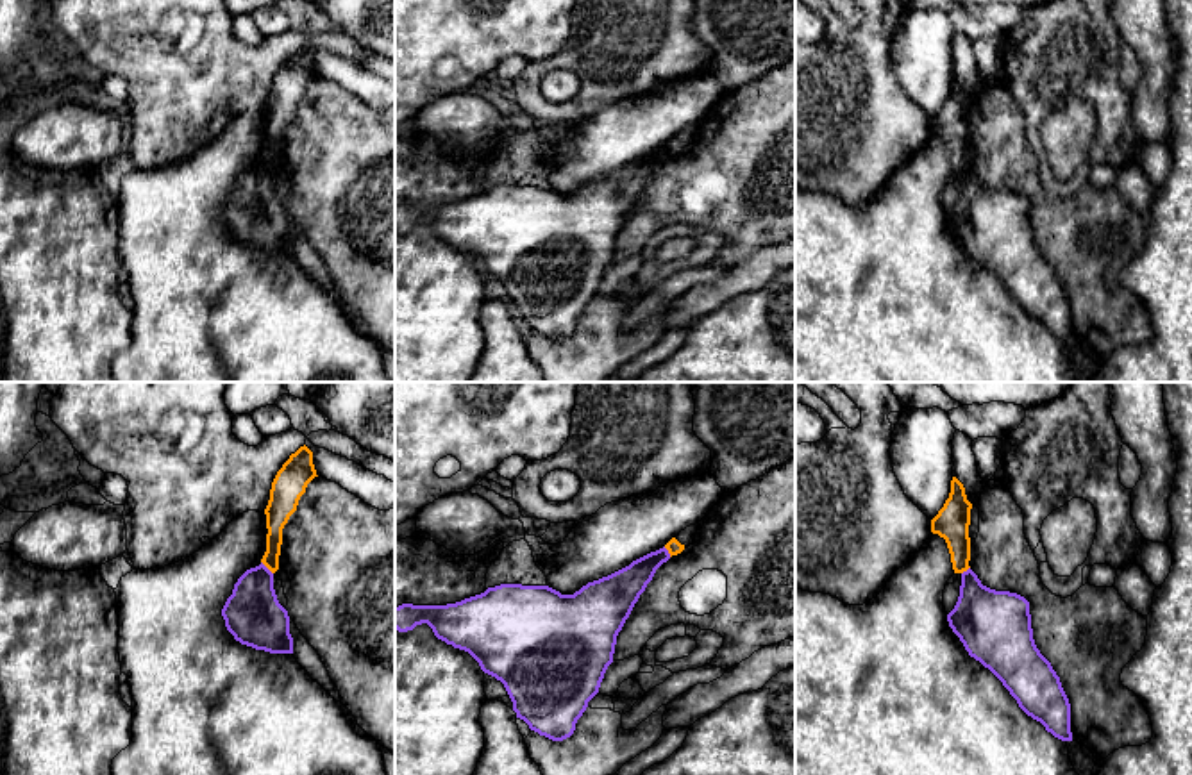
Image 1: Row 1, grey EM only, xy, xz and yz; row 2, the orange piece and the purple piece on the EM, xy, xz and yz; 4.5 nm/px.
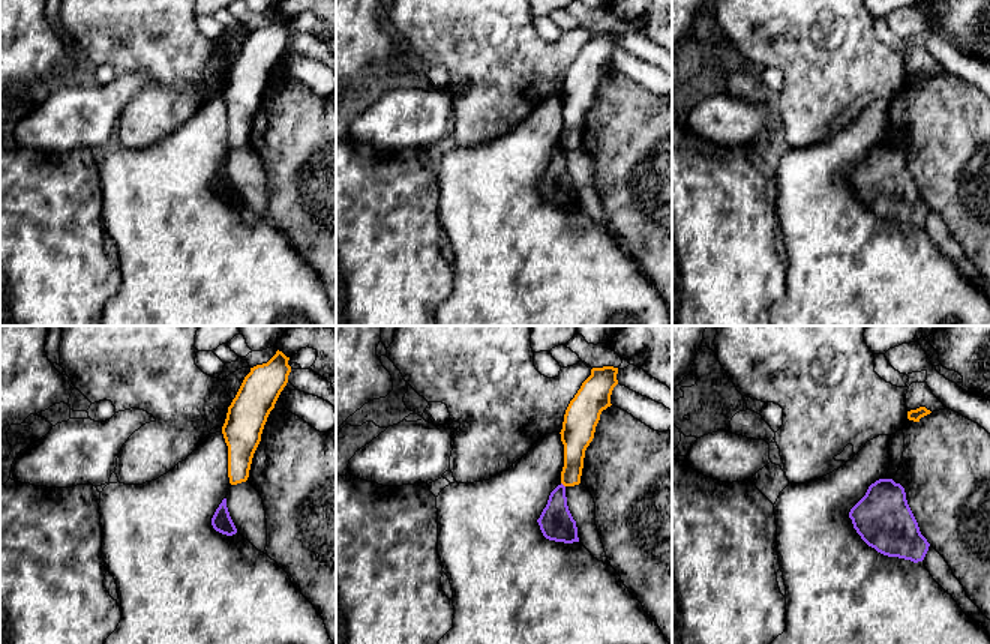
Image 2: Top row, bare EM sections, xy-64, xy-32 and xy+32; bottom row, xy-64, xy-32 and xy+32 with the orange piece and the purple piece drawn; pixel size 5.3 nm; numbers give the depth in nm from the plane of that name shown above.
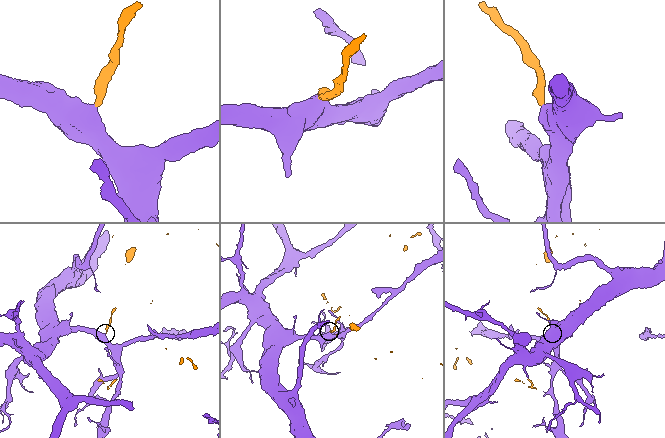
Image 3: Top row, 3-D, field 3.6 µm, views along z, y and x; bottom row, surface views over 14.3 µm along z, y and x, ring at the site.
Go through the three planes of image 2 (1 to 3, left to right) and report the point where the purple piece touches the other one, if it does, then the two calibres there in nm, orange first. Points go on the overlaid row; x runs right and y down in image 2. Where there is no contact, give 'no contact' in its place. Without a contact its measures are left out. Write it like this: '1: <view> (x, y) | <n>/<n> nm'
1: no contact
2: xy-32 (563, 484) | 140/180 nm
3: no contact

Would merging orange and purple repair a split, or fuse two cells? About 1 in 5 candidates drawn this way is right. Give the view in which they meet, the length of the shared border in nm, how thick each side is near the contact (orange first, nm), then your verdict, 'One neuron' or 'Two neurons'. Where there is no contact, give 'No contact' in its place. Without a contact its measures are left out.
Touches orange in xy. Shared border 80 nm. Thickness 110 nm (orange) against 260 nm. Two neurons

